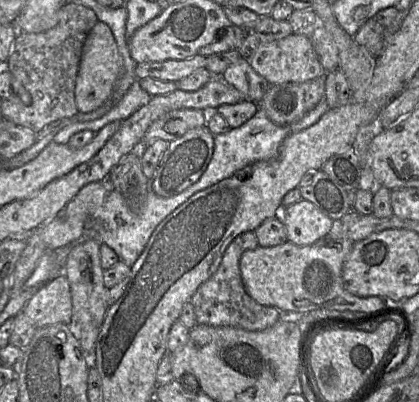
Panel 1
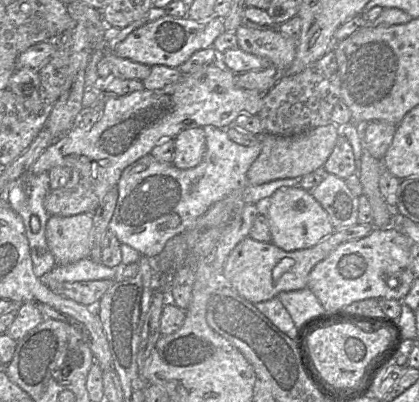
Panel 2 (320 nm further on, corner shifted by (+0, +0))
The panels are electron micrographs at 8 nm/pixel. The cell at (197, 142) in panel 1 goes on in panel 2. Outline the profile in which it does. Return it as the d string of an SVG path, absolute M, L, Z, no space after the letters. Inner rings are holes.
M204 127L187 128L175 137L175 151L171 163L179 169L190 169L202 162L205 153Z

